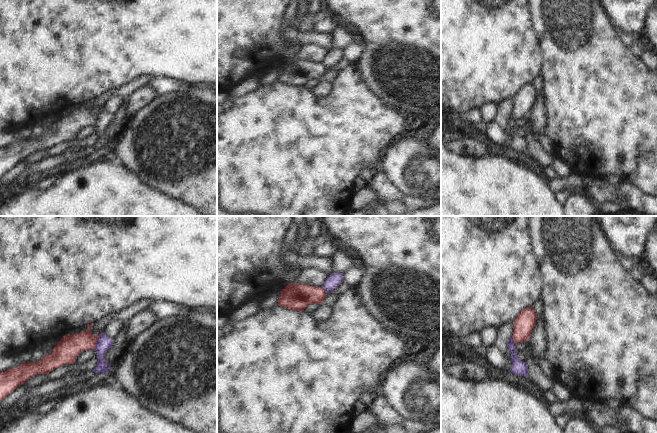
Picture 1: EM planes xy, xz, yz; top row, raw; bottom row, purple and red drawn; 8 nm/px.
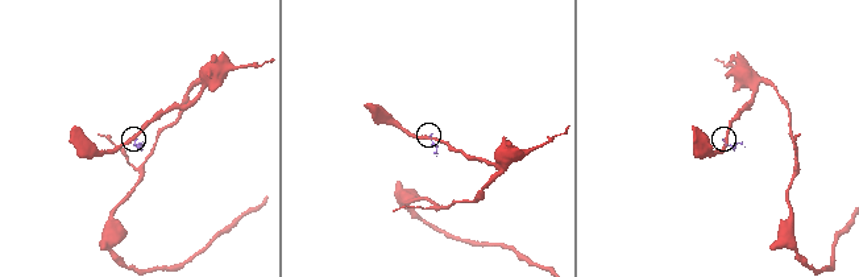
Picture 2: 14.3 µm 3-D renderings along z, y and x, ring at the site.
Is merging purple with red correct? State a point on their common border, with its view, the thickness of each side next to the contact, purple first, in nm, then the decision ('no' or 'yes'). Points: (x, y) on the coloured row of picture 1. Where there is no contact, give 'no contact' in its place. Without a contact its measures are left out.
contact xy (97, 342); calibres 120 and 190 nm; no

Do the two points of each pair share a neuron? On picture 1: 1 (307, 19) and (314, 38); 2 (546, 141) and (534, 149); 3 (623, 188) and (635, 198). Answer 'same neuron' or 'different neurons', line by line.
1: different neurons
2: different neurons
3: same neuron

